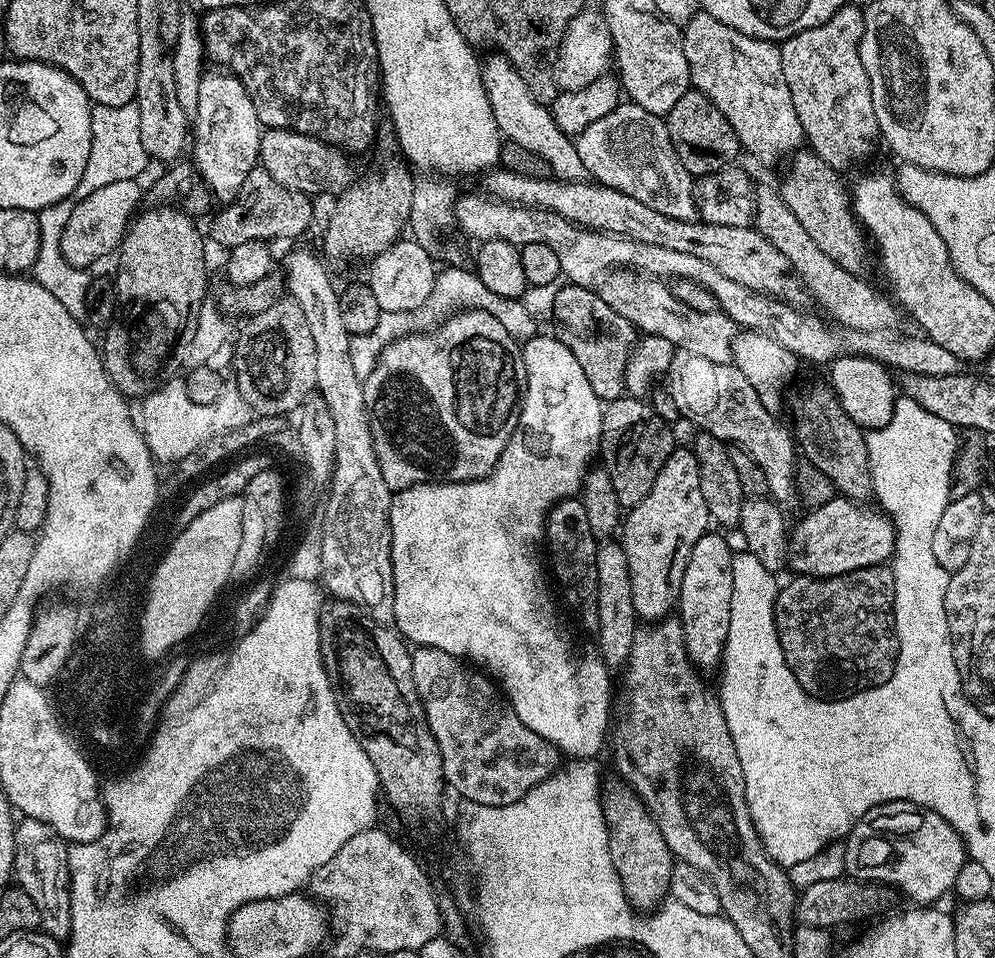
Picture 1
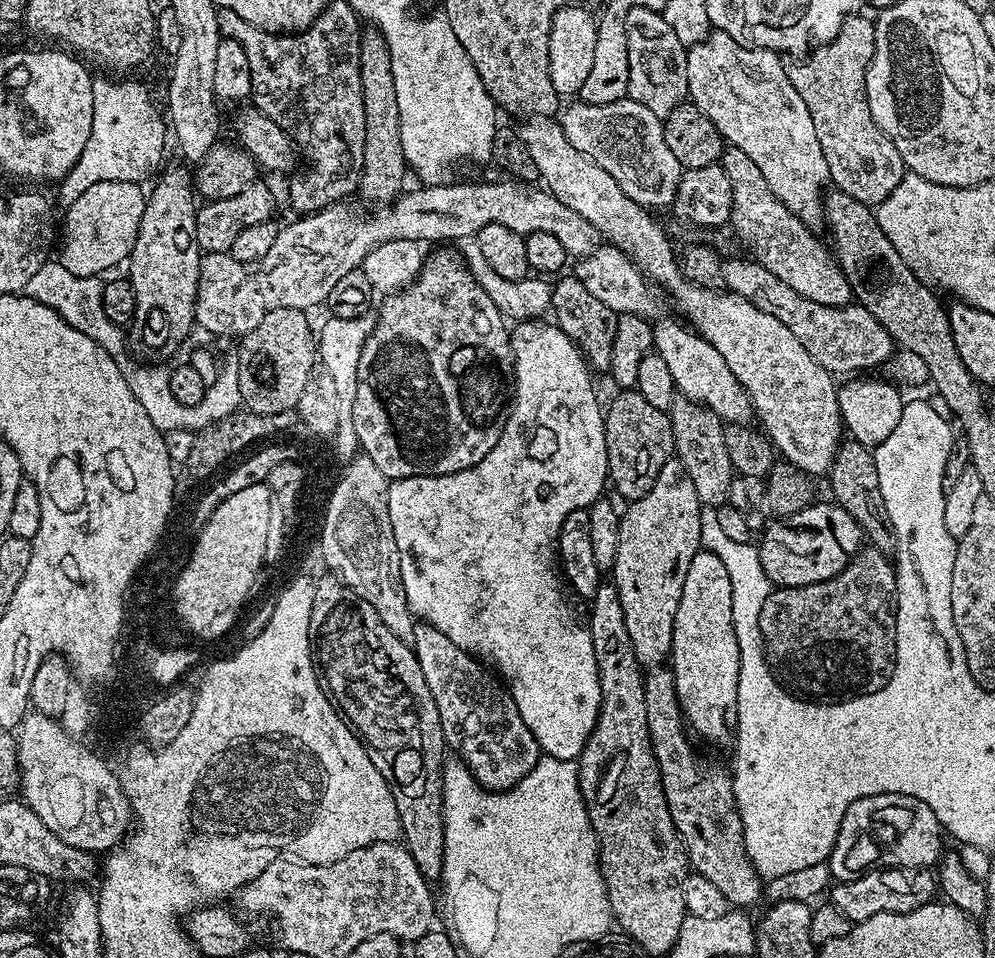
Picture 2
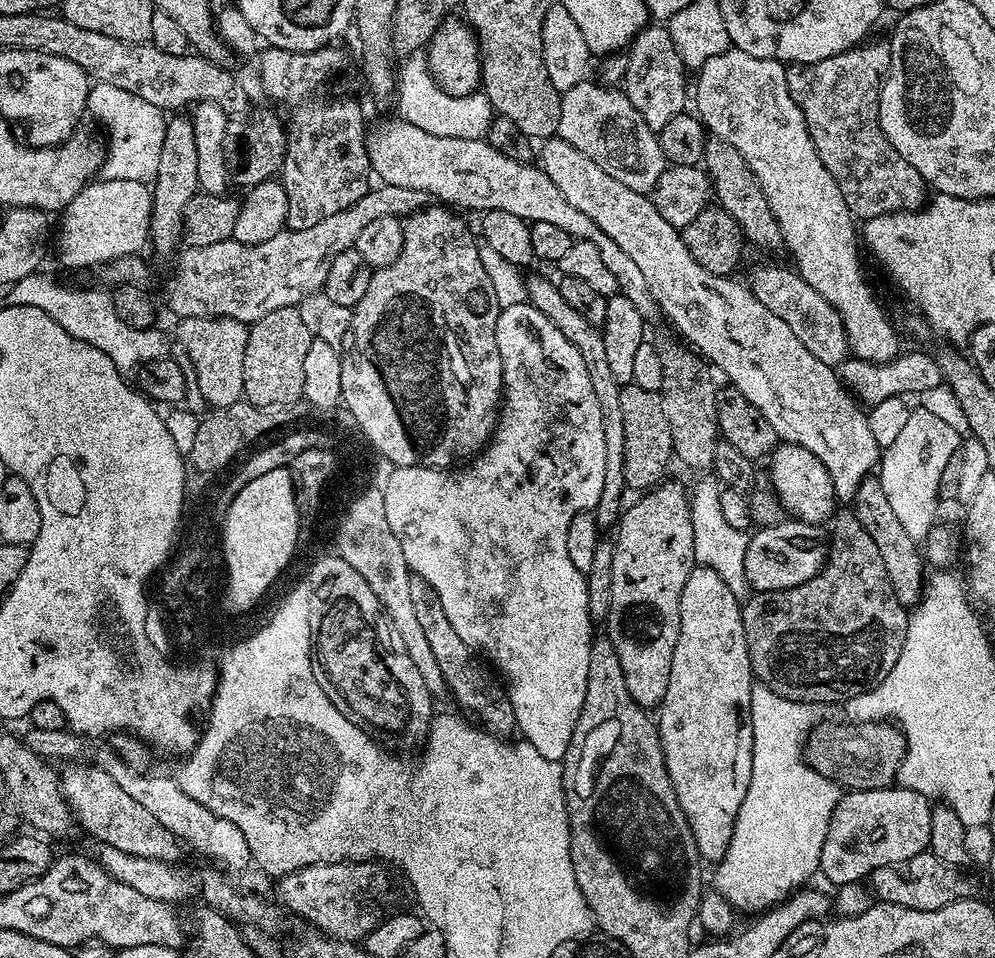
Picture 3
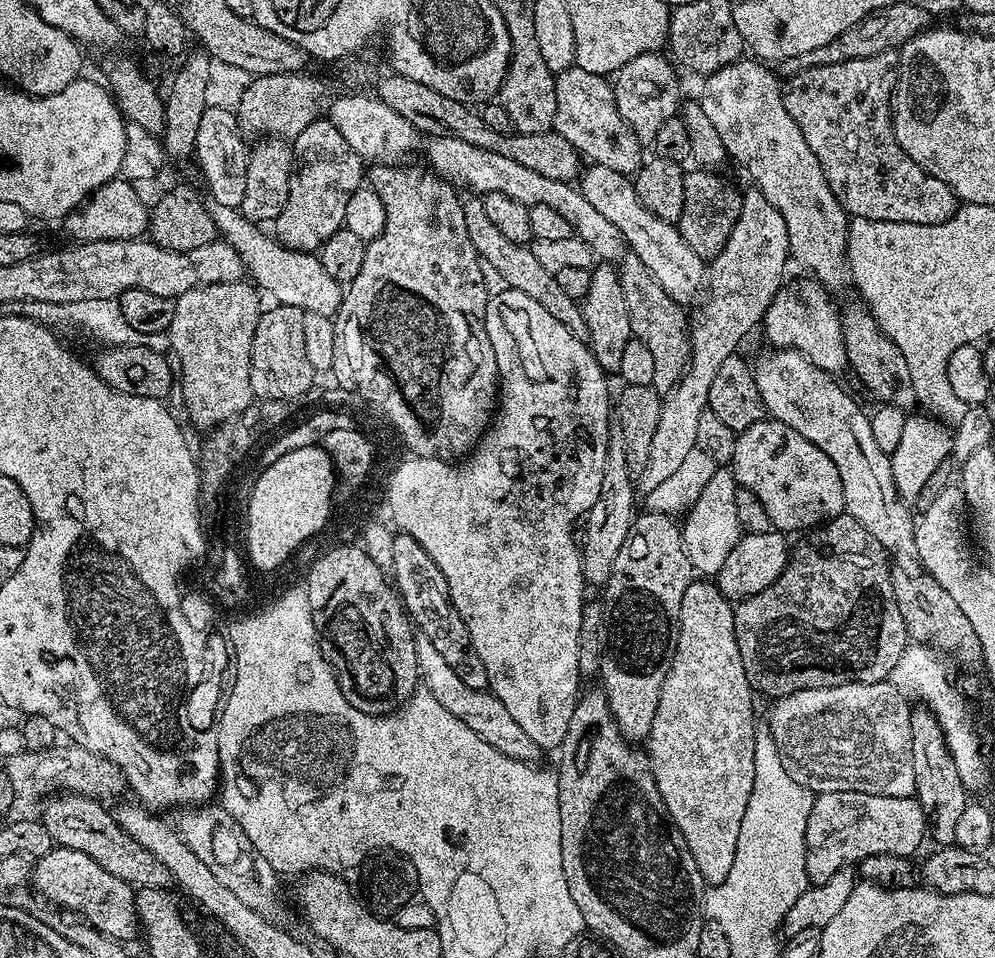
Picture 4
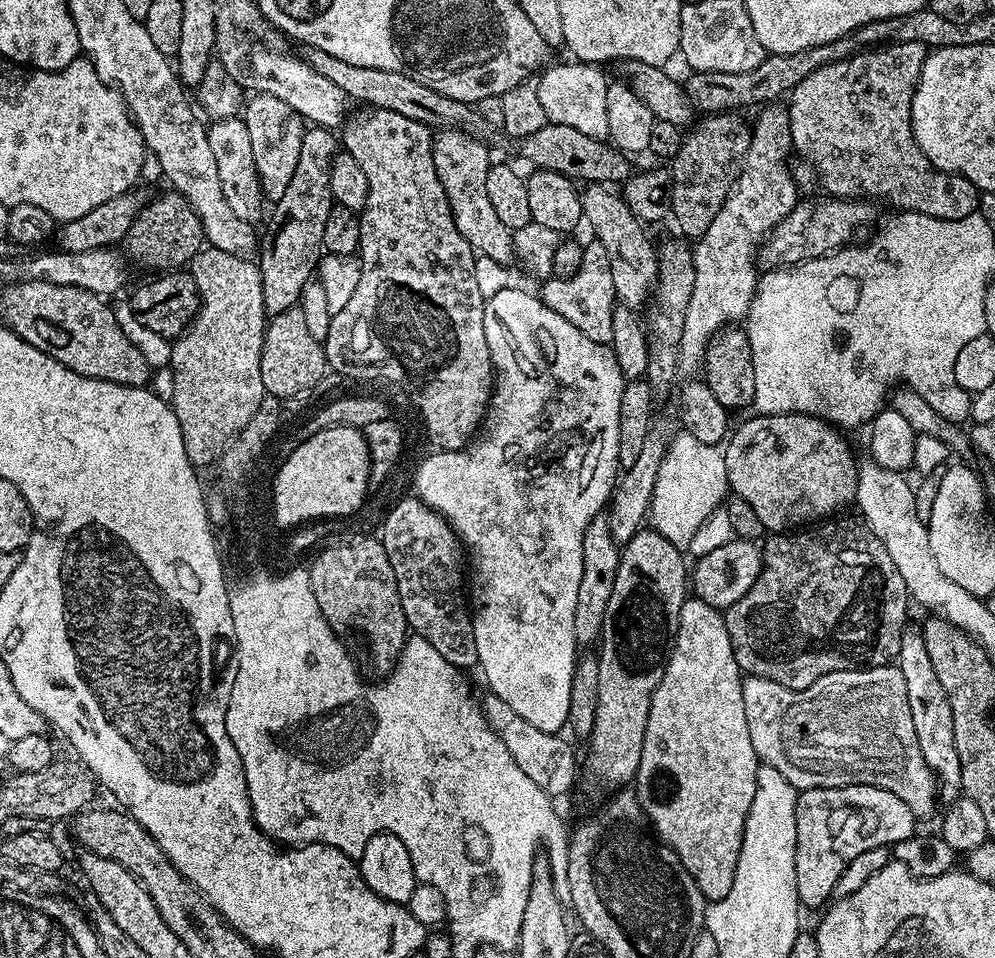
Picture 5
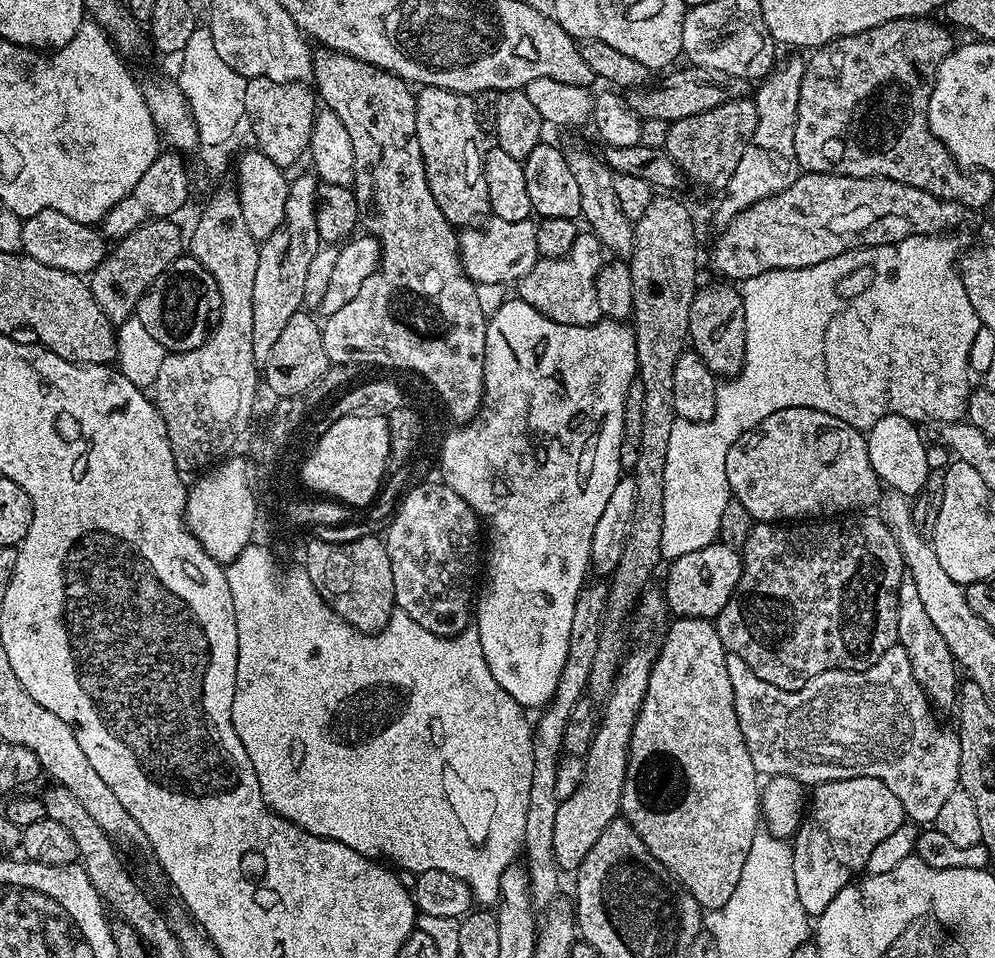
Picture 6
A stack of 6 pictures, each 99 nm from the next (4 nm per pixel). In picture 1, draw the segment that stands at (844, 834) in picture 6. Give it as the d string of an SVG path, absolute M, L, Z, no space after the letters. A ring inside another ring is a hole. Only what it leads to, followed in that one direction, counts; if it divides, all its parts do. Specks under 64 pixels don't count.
M891 800L889 804L874 806L850 830L850 834L843 841L846 850L846 864L844 871L849 877L859 878L864 882L875 882L881 886L901 892L912 899L916 906L932 906L943 898L947 892L951 893L958 878L958 870L962 870L966 859L964 837L956 835L954 826L946 822L938 813L922 808L918 804L911 804L905 800Z

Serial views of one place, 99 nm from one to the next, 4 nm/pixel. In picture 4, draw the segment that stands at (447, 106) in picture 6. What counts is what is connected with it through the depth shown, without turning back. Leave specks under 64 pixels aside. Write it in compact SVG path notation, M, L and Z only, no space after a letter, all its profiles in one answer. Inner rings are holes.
M465 195L461 199L460 205L464 211L470 240L474 242L474 250L480 255L481 261L489 269L492 267L505 280L503 283L507 287L518 290L529 298L534 298L534 302L538 302L538 306L550 310L550 314L554 314L554 318L558 318L558 322L562 322L575 336L583 337L587 333L588 327L584 321L581 305L574 298L570 298L570 294L566 294L566 290L562 290L562 286L558 286L555 272L546 270L546 266L542 266L542 262L538 262L531 247L518 242L510 242L510 238L506 238L506 234L502 234L502 230L498 230L498 226L494 226L494 222L490 222L490 218L486 218L484 202L479 195Z

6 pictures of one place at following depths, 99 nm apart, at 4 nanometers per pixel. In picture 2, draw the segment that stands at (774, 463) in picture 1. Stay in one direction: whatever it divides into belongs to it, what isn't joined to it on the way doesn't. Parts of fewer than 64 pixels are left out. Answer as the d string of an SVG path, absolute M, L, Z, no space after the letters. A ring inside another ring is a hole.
M657 319L652 324L652 347L670 369L677 393L683 399L693 400L703 408L710 409L725 422L743 424L751 421L754 416L752 399L746 394L742 382L734 378L722 354L718 354L718 350L714 350L714 346L710 346L710 342L703 340L691 327L664 319Z

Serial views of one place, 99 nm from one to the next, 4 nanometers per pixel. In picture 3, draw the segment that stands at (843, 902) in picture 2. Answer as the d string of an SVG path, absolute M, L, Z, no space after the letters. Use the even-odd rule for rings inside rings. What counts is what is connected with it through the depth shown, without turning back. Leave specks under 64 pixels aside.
M930 851L919 852L914 854L914 858L910 858L901 864L891 864L890 866L882 866L876 868L870 874L870 892L877 901L885 904L897 904L898 906L906 906L910 910L938 910L942 906L946 906L950 902L958 902L959 900L971 900L977 895L976 880L972 876L967 876L964 868L955 868L946 862L942 862L938 857Z

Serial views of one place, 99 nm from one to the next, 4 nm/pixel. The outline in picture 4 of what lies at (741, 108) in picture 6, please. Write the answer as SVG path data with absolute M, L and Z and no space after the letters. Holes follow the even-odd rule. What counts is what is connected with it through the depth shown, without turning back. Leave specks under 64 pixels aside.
M712 170L689 171L684 177L684 201L678 227L682 238L698 254L701 260L711 262L719 254L722 246L726 246L726 238L730 238L730 230L734 230L734 222L738 222L741 193L735 192L730 185Z

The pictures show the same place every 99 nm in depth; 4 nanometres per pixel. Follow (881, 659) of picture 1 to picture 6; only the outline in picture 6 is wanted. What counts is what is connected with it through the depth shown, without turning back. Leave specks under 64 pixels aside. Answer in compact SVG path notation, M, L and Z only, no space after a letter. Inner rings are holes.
M852 514L847 518L828 518L823 522L796 522L789 526L787 523L753 523L750 530L750 538L746 538L742 549L742 574L730 602L722 606L722 610L714 617L714 623L718 630L718 638L722 638L724 651L738 654L762 682L770 682L770 686L778 686L787 692L798 690L810 682L810 678L818 678L818 674L830 670L842 670L843 672L861 672L870 667L886 650L890 650L897 643L898 634L898 592L900 581L905 577L906 569L904 560L900 556L900 547L896 545L896 539L892 537L888 525L879 515Z

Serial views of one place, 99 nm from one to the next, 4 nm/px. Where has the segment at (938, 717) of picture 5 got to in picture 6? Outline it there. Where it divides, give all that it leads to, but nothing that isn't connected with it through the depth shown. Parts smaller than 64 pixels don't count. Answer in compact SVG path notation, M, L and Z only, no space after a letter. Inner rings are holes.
M907 578L900 581L896 638L899 647L906 650L906 658L910 658L910 670L914 670L914 678L918 678L922 690L928 695L928 703L936 710L948 707L951 709L958 700L958 665L950 654L950 646L946 646L942 634L938 634L934 622L930 622L926 615L922 598L918 598L918 586L914 586L914 582Z

